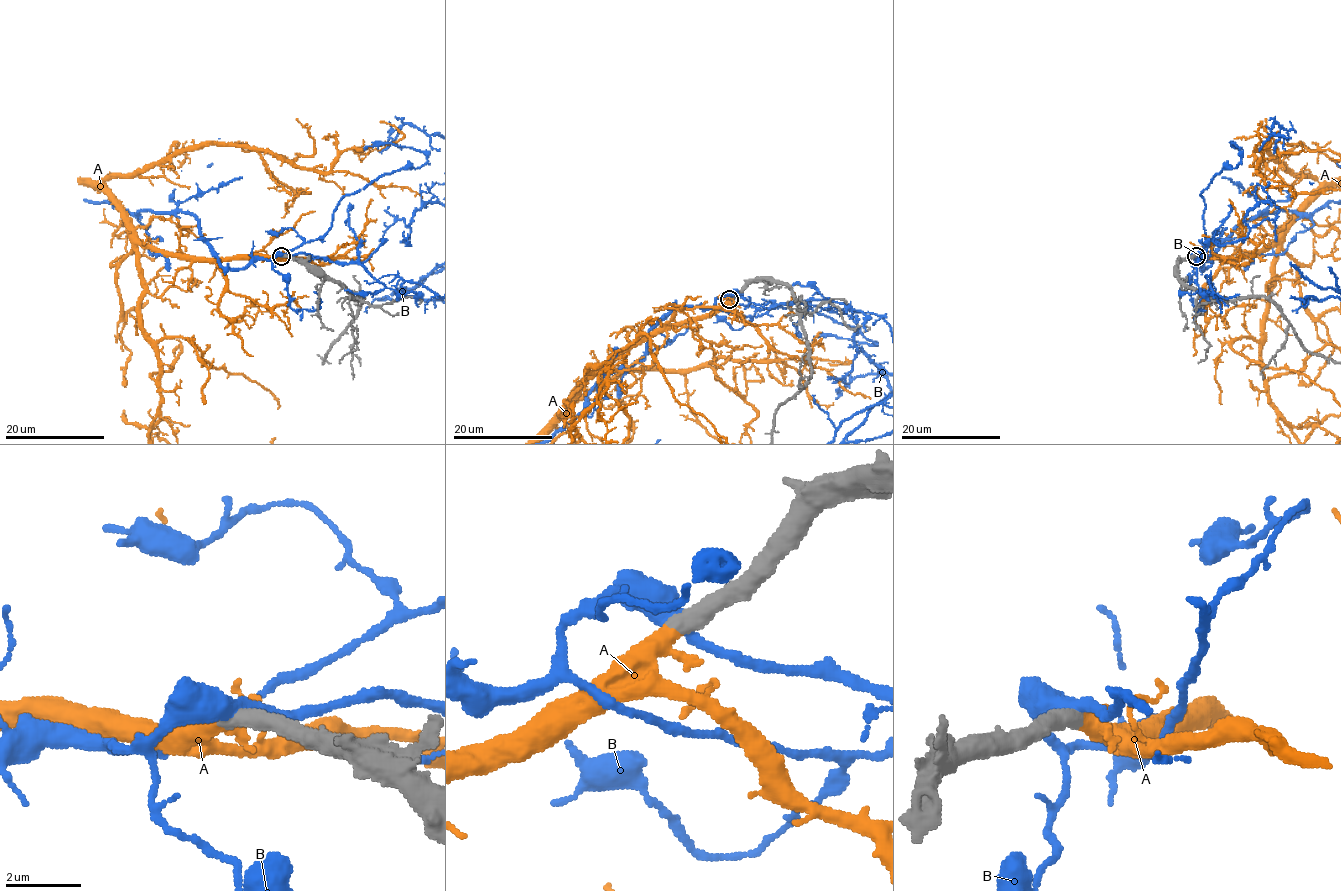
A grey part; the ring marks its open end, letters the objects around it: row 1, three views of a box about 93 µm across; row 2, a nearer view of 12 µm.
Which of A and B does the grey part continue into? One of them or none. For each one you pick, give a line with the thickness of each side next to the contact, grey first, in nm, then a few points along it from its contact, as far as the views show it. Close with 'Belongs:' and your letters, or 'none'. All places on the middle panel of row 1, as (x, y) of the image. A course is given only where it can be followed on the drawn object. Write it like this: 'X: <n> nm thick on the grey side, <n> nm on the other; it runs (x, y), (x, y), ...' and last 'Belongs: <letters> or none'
A: 550 nm thick on the grey side, 360 nm on the other
Belongs: A

